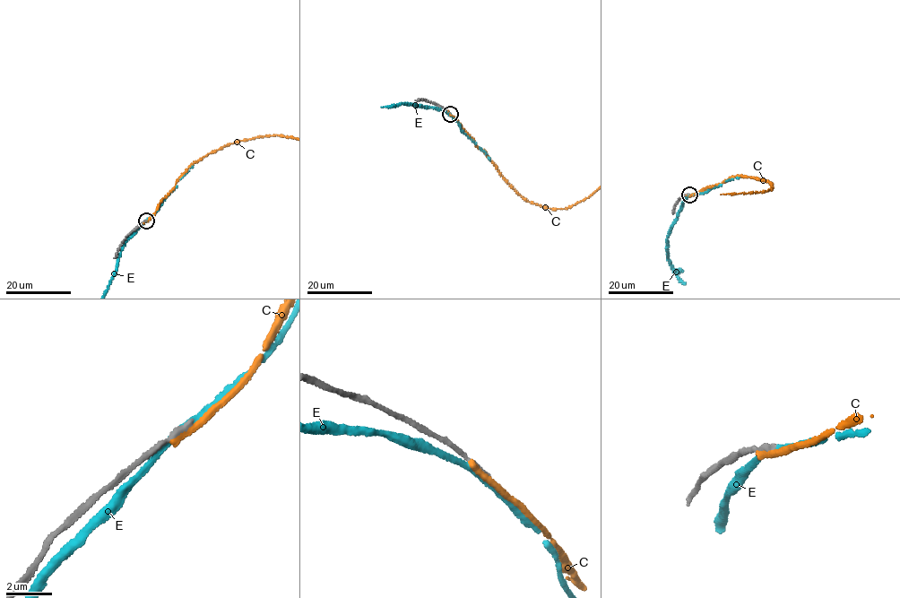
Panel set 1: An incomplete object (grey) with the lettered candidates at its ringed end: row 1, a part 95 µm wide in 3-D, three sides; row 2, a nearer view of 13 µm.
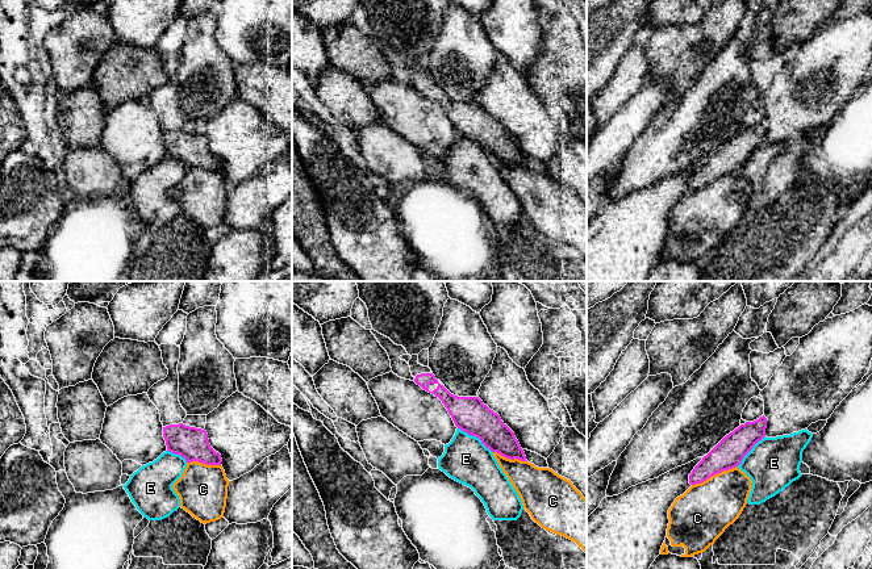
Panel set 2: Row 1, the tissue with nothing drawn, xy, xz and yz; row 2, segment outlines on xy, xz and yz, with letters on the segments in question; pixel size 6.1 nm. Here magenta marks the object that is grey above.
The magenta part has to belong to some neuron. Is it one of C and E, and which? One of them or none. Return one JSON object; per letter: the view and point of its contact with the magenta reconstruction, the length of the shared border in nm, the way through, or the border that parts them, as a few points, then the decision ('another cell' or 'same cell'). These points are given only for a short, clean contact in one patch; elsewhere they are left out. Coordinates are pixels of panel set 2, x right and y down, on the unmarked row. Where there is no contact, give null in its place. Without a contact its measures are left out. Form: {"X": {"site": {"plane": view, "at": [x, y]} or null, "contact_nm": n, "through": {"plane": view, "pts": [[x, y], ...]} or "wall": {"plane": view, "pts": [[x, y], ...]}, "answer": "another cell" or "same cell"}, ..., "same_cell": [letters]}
{"C": {"site": {"plane": "yz", "at": [714, 179]}, "contact_nm": 300, "answer": "another cell"}, "E": {"site": {"plane": "xz", "at": [475, 141]}, "contact_nm": 260, "answer": "another cell"}, "same_cell": []}

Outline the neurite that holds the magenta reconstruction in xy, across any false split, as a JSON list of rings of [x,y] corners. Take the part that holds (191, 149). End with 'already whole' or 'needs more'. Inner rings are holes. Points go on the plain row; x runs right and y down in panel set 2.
[[[183,129],[163,133],[163,143],[167,156],[180,160],[187,168],[199,167],[206,171],[221,171],[222,164],[201,134],[189,133]]] | already whole

